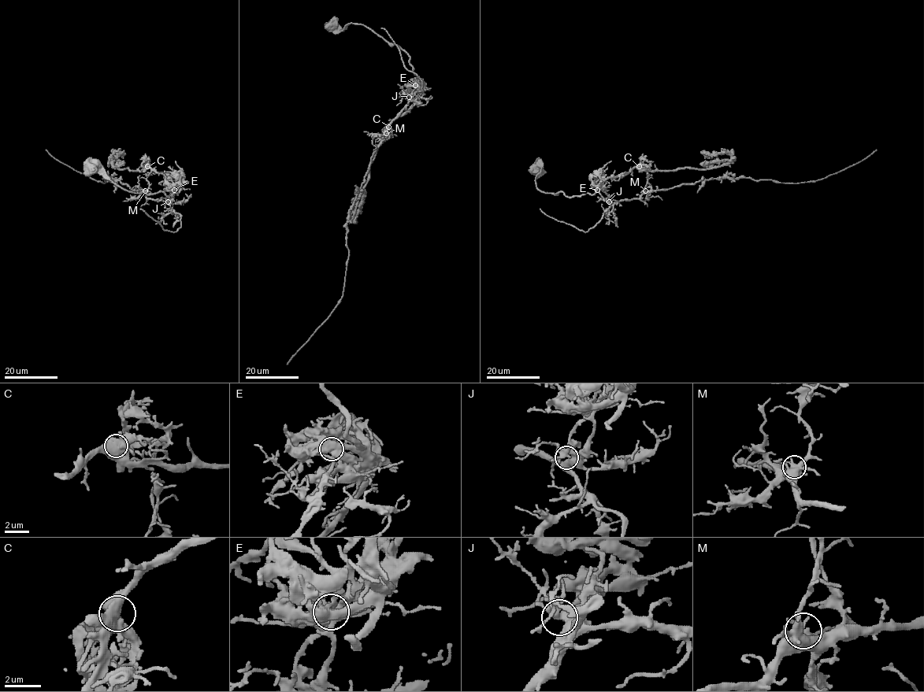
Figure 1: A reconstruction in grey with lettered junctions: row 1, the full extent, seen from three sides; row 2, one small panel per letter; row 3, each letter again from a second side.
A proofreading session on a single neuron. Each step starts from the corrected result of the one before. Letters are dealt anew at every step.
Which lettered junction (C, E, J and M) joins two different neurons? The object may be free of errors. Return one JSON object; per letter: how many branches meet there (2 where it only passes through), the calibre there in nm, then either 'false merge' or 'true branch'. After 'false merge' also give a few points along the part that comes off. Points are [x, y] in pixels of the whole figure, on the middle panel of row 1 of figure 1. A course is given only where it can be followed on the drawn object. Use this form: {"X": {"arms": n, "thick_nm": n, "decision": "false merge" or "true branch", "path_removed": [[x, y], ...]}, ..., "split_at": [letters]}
{"C": {"arms": 4, "thick_nm": 550, "decision": "true branch"}, "E": {"arms": 6, "thick_nm": 550, "decision": "false merge", "path_removed": [[415, 85], [409, 104], [385, 131], [350, 210], [346, 225], [348, 259], [339, 302], [287, 364]]}, "J": {"arms": 5, "thick_nm": 400, "decision": "true branch"}, "M": {"arms": 5, "thick_nm": 460, "decision": "true branch"}, "split_at": ["E"]}

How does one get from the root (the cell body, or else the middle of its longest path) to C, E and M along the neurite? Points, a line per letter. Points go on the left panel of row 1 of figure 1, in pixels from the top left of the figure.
C: (90, 169), (99, 168), (114, 183), (135, 193), (177, 194), (182, 181), (179, 178), (157, 173), (147, 166)
E: (90, 169), (99, 168), (114, 183), (135, 193), (162, 191), (168, 197), (177, 194), (179, 190), (174, 189)
M: (90, 169), (99, 168), (135, 193), (162, 191), (168, 197), (179, 190), (168, 202), (149, 199), (145, 190)

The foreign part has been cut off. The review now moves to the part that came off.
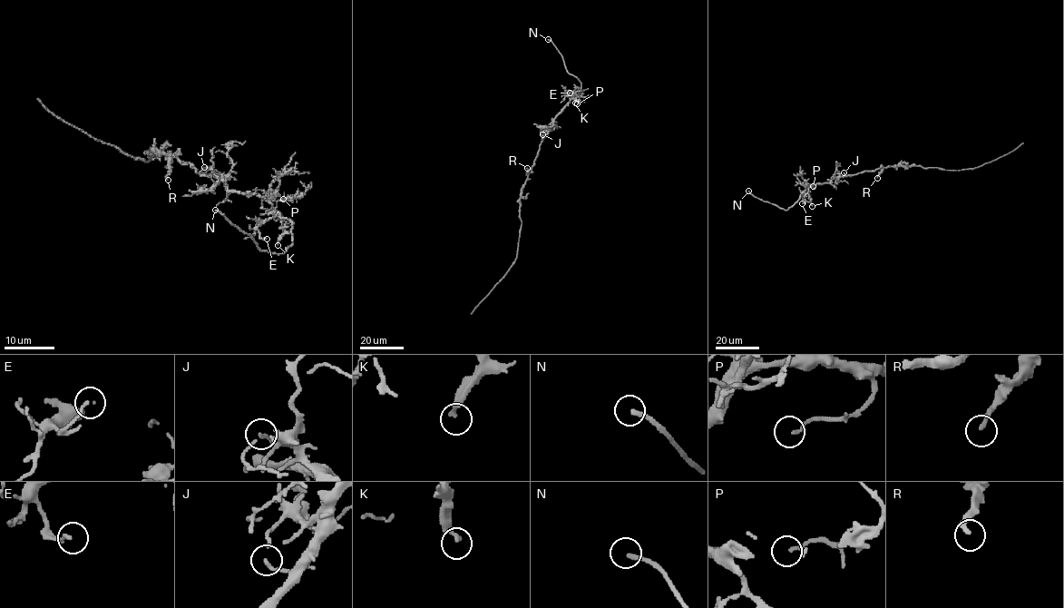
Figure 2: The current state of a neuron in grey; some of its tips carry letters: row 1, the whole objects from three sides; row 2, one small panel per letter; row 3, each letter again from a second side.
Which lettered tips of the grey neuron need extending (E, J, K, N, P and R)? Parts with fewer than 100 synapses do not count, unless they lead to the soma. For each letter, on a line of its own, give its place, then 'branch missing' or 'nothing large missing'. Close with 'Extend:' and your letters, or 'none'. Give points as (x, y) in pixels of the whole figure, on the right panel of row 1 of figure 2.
E: at (802, 203); nothing large missing
J: at (844, 172); nothing large missing
K: at (812, 206); nothing large missing
N: at (748, 191); branch missing
P: at (813, 186); nothing large missing
R: at (877, 178); nothing large missing
Extend: N

